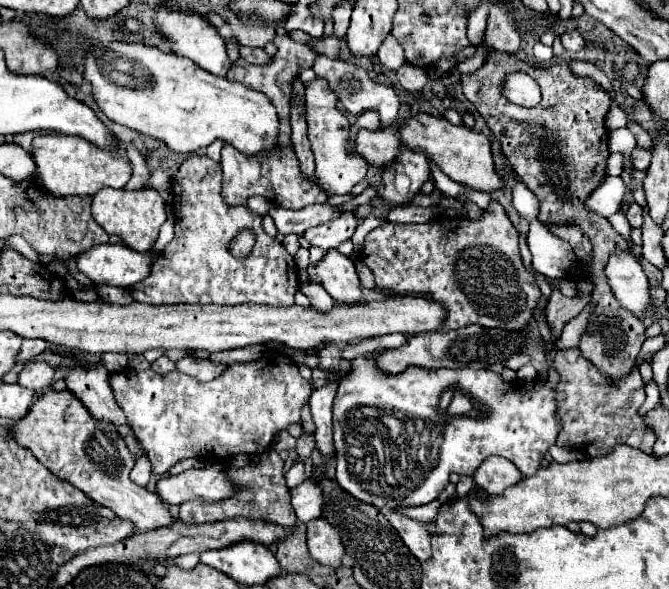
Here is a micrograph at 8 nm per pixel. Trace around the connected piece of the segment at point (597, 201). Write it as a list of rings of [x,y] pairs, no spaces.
[[[608,176],[608,180],[604,180],[604,184],[600,184],[600,188],[596,188],[596,192],[592,192],[590,196],[592,212],[598,212],[600,216],[606,218],[612,216],[614,212],[620,210],[624,192],[626,192],[626,184],[622,176]]]

